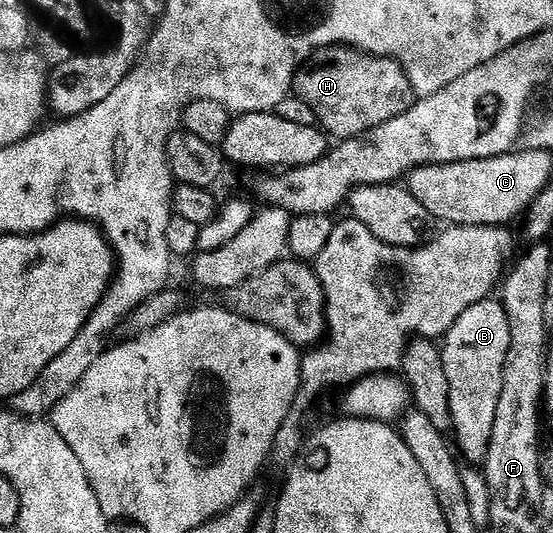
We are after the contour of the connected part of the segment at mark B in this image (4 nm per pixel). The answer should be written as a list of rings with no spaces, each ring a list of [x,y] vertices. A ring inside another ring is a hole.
[[[486,299],[467,307],[445,332],[440,346],[447,383],[451,383],[451,437],[456,452],[469,460],[466,462],[484,462],[489,454],[495,410],[499,408],[499,395],[503,392],[507,347],[511,347],[511,327],[507,327],[507,311],[497,299]]]

